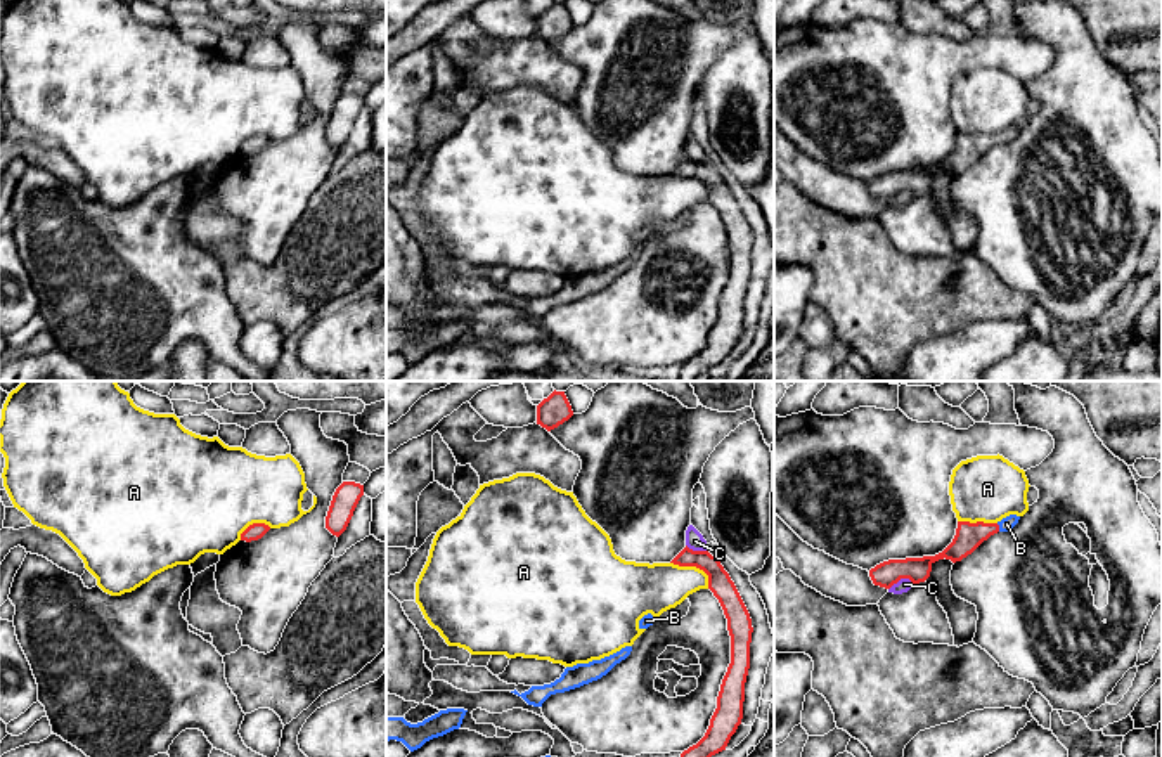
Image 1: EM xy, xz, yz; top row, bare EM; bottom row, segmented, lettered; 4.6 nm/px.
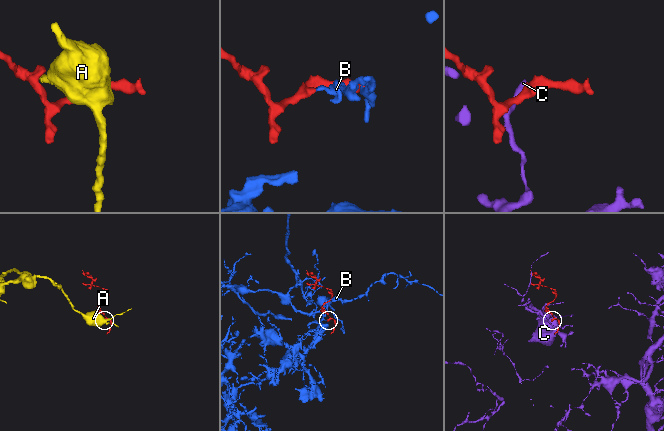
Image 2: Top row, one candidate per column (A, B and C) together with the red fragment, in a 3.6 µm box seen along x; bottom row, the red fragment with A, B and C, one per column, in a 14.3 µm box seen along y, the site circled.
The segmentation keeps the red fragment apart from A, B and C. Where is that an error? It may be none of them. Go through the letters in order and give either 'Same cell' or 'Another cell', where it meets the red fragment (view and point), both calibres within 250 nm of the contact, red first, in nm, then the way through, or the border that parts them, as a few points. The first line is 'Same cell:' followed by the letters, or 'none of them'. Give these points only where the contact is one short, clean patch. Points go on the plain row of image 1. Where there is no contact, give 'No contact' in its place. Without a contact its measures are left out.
Same cell: B
A: Another cell. Touches red at xz (695, 177). Thickness 110 nm (red) against 220 nm
B: Same cell. Touches red at yz (998, 139). Thickness 130 nm (red) against 70 nm. Path across: yz (968, 148), (998, 139), (1007, 135)
C: Another cell. Touches red at yz (901, 189). Thickness 120 nm (red) against 60 nm

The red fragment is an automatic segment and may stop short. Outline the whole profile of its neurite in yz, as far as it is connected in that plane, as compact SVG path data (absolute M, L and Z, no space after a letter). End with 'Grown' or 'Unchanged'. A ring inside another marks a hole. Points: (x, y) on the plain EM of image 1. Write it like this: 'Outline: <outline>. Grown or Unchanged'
Outline: M1010 126L997 135L970 135L958 133L952 154L935 168L888 171L869 182L875 197L890 201L901 191L909 191L913 196L925 194L930 189L932 177L939 171L961 173L972 166L984 152L997 144L1008 144L1018 135L1020 128Z. Grown

